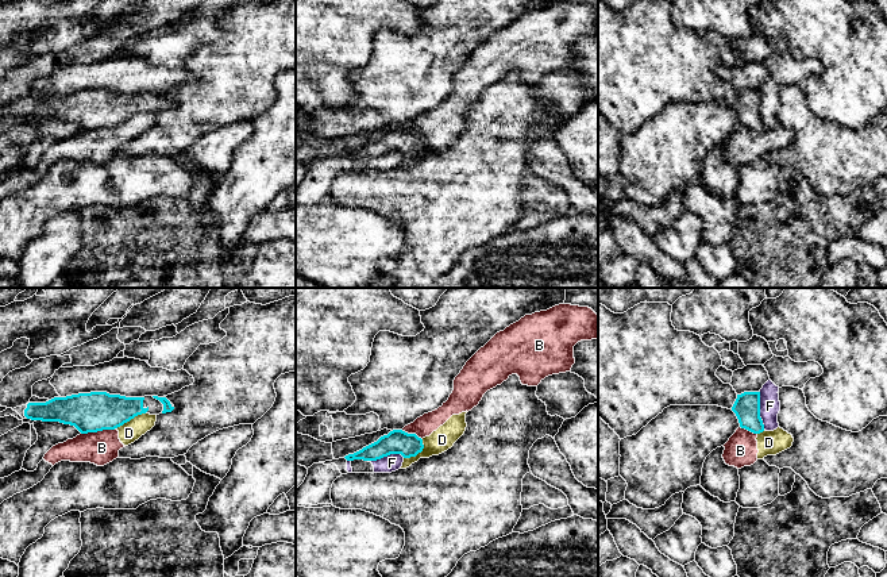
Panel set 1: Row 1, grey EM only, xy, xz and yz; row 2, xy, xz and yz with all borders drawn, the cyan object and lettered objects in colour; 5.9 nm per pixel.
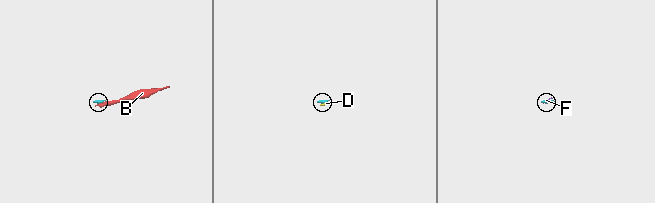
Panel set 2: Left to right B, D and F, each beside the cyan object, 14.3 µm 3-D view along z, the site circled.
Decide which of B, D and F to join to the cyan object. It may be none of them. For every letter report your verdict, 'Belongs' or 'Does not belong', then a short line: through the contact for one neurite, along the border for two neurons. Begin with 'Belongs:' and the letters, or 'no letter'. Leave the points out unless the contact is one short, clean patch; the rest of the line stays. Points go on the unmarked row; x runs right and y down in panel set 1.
Belongs: no letter
B: Does not belong. Line: xy (115, 124), (81, 131)
D: Does not belong
F: Does not belong

